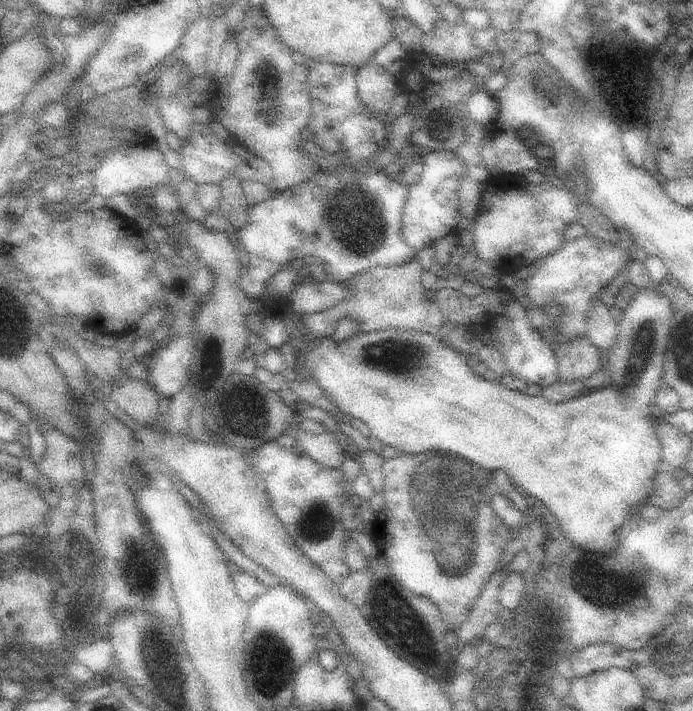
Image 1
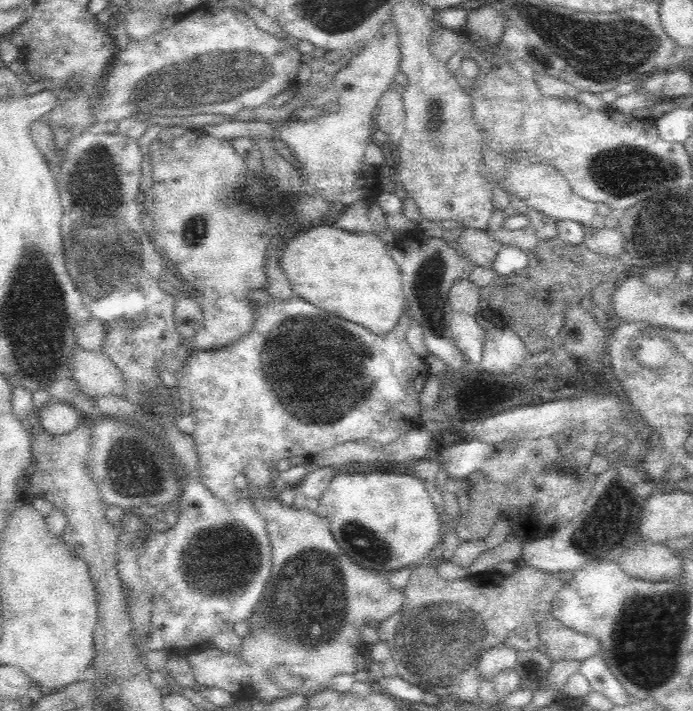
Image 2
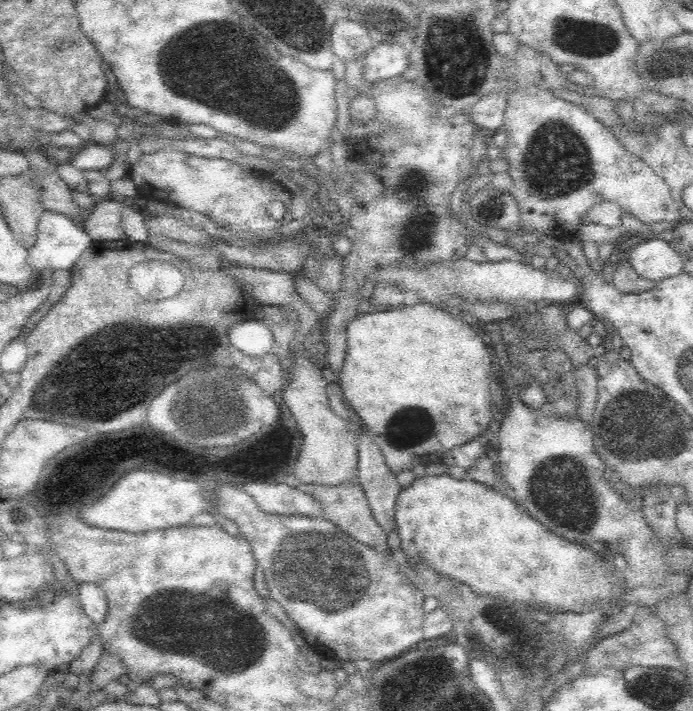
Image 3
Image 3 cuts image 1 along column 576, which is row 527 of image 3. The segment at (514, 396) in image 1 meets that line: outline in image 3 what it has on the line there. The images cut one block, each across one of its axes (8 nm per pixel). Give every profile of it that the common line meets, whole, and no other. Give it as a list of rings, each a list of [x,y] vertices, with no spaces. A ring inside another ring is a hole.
[[[440,474],[440,476],[424,476],[424,478],[416,478],[408,488],[402,488],[398,492],[398,500],[396,500],[396,524],[398,524],[398,530],[396,534],[400,536],[402,540],[402,552],[414,560],[424,560],[424,564],[432,566],[438,574],[442,576],[450,576],[452,580],[458,580],[462,584],[468,584],[476,594],[480,596],[504,596],[506,600],[512,600],[512,602],[518,602],[522,606],[548,606],[552,612],[576,612],[580,610],[582,606],[590,606],[590,608],[600,608],[602,612],[606,614],[612,614],[614,610],[618,610],[614,606],[616,598],[622,596],[624,588],[622,588],[622,576],[620,572],[618,574],[608,574],[604,572],[604,568],[598,564],[598,556],[594,552],[590,552],[590,548],[584,548],[584,546],[578,546],[578,544],[572,544],[568,540],[564,540],[562,536],[546,530],[538,520],[530,518],[526,512],[522,512],[518,508],[518,504],[510,498],[510,496],[502,496],[498,494],[498,490],[492,490],[490,486],[486,484],[478,484],[478,482],[472,482],[472,480],[454,480],[452,476],[448,474]]]

